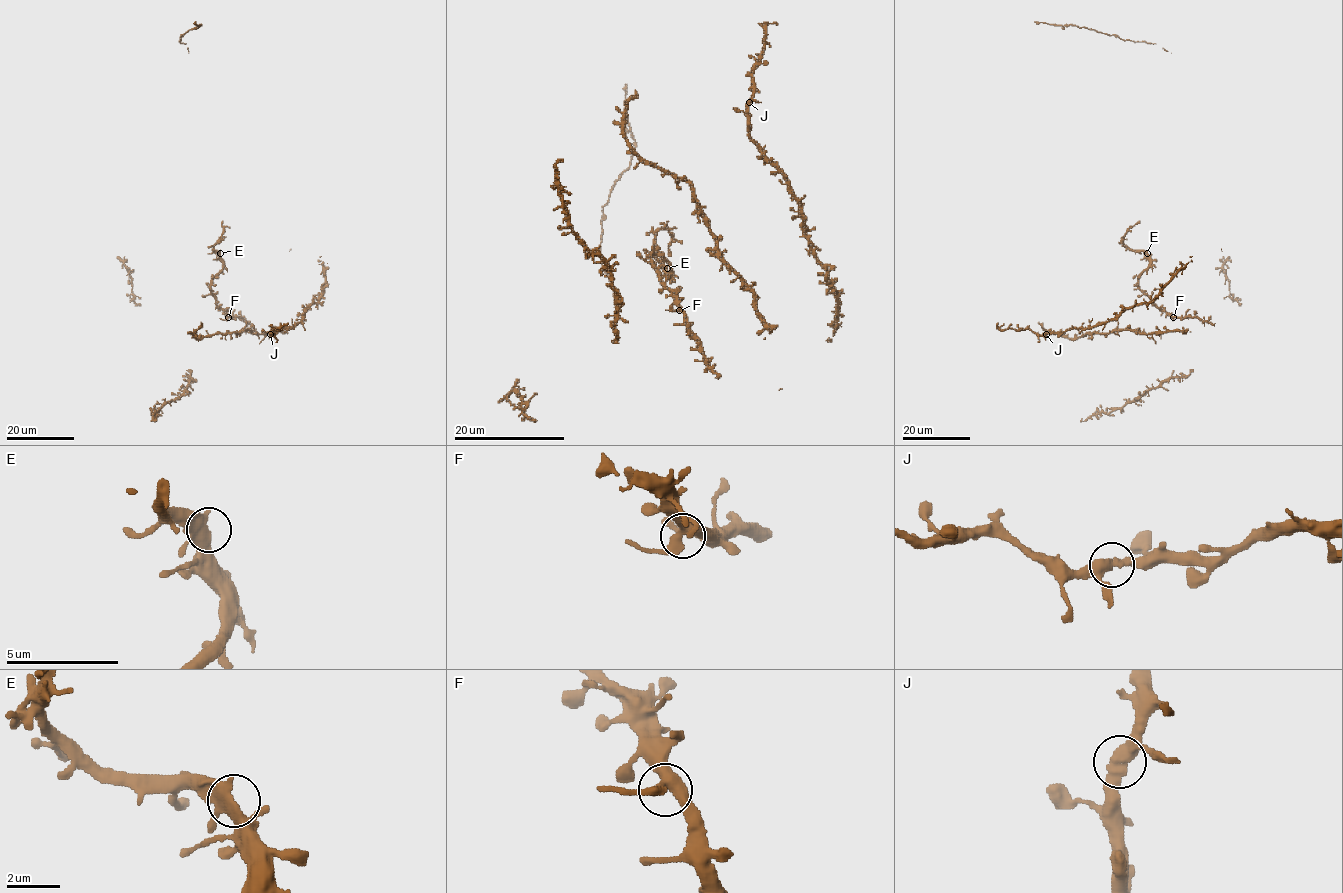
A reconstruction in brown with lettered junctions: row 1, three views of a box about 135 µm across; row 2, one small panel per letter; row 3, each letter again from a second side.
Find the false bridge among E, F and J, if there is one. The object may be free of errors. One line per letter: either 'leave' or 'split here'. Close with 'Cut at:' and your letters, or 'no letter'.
E: leave
F: leave
J: leave
Cut at: no letter

